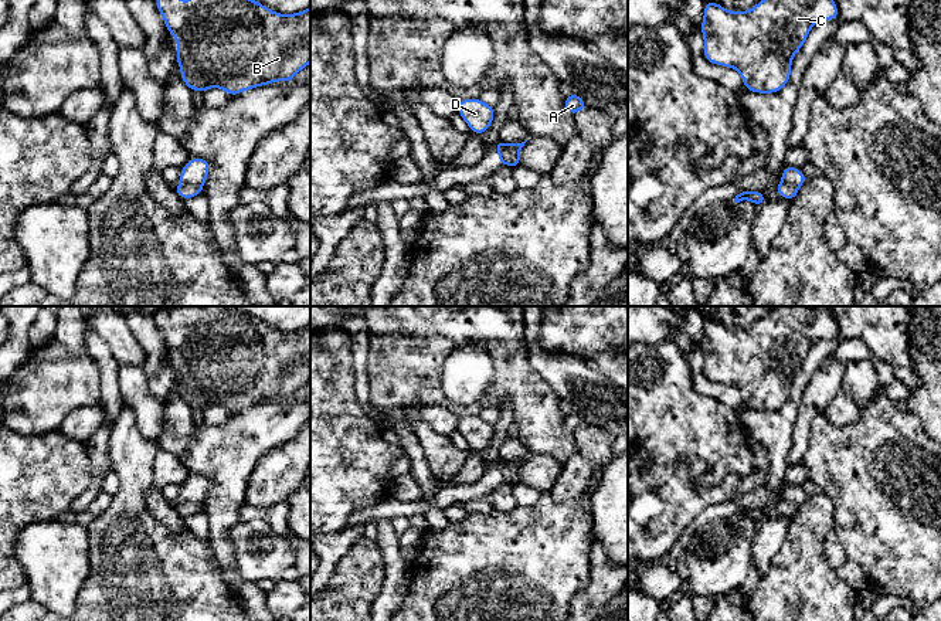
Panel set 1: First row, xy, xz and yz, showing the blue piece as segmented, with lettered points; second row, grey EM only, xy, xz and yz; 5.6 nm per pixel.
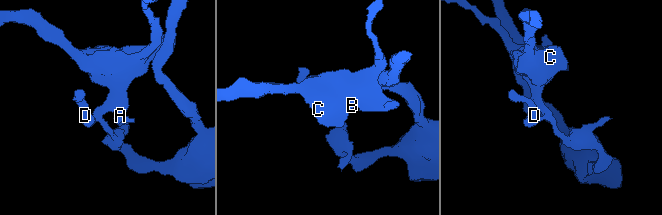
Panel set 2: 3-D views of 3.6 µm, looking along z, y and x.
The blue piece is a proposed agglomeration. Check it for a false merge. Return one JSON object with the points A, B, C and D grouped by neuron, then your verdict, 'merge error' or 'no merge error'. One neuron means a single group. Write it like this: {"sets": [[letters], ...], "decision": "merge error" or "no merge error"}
{"sets": [["A", "B", "C"], ["D"]], "decision": "merge error"}

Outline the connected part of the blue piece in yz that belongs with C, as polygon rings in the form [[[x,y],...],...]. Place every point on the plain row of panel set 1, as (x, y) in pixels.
[[[825,308],[821,312],[812,309],[811,315],[805,310],[794,309],[789,318],[787,318],[781,309],[770,310],[767,316],[758,319],[748,329],[730,329],[716,319],[706,319],[703,336],[704,337],[699,345],[704,356],[703,374],[710,381],[737,387],[743,396],[745,408],[755,411],[775,411],[789,400],[792,376],[802,366],[811,346],[818,339],[840,335],[830,309]]]

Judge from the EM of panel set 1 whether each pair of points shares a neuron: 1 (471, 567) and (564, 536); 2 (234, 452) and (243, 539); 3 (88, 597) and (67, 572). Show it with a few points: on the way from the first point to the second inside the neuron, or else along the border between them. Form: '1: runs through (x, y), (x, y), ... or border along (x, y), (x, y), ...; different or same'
1: runs through (493, 567), (525, 566), (542, 552); same
2: border along (240, 521), (230, 532), (233, 555); different
3: border along (89, 555), (89, 573), (77, 594), (74, 606); different

